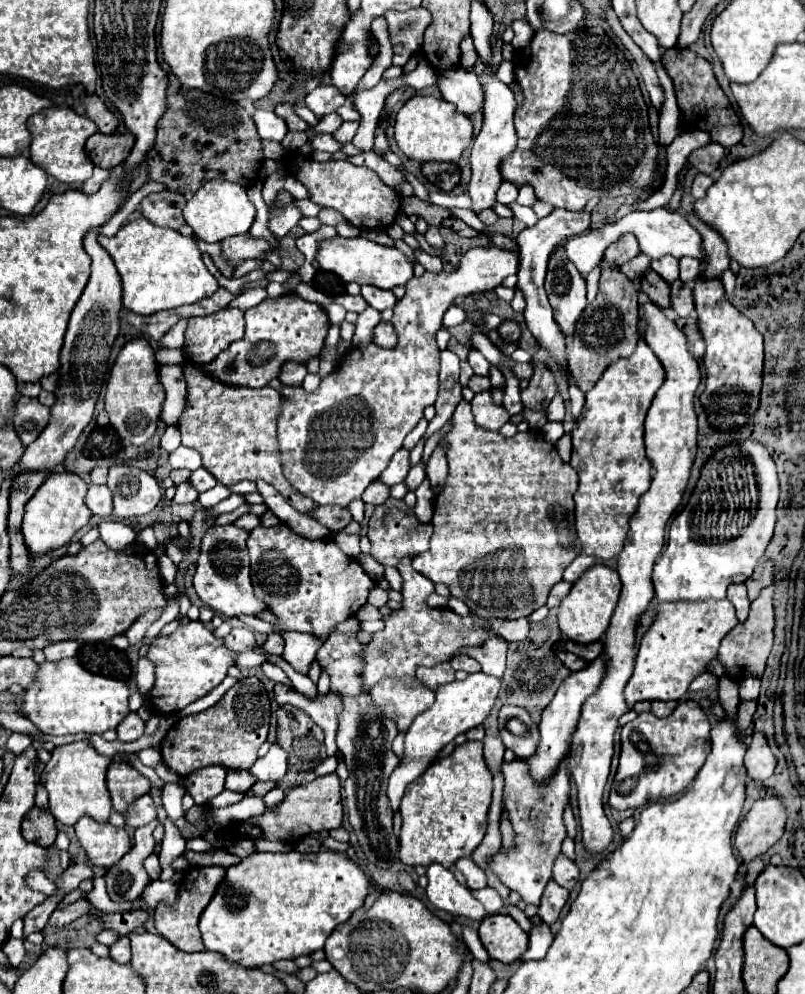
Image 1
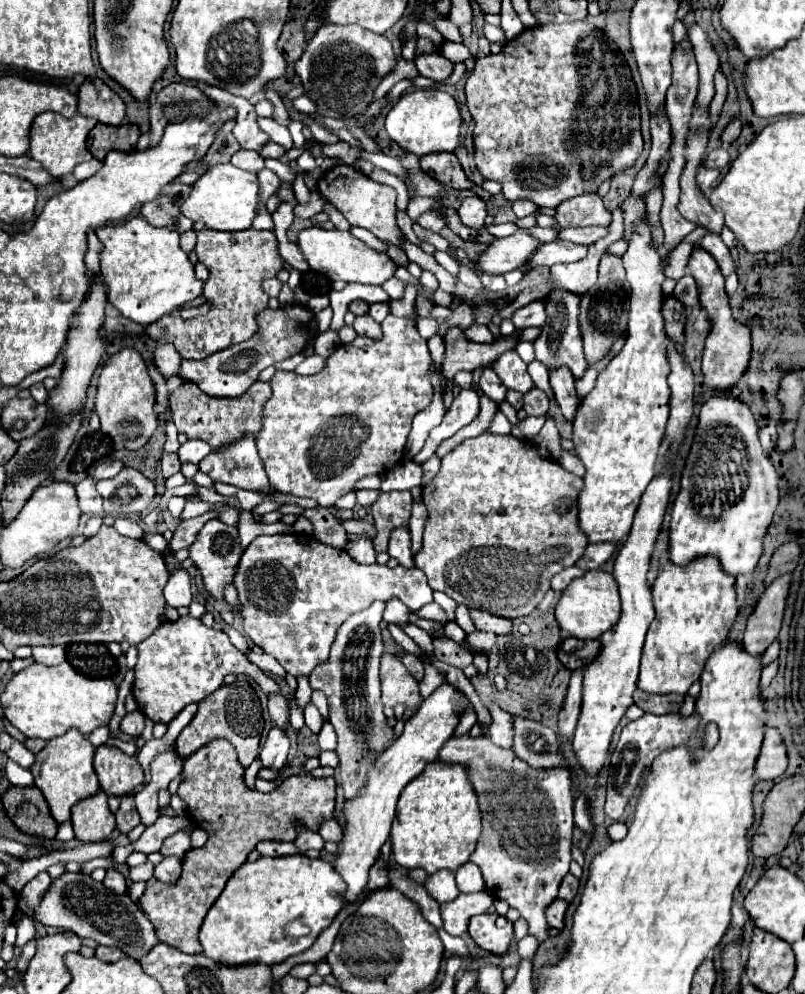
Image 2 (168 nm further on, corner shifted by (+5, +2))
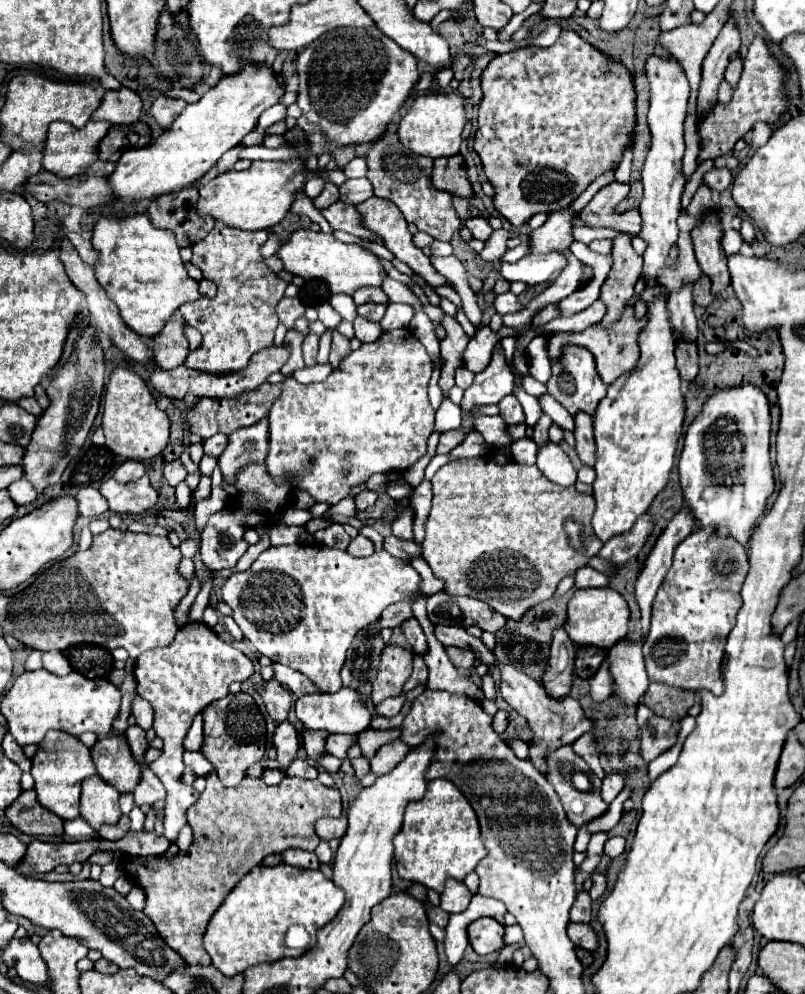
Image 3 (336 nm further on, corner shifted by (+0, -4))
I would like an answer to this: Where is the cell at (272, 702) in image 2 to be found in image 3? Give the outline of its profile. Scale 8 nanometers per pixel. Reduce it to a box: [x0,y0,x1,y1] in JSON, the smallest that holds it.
[255,679,293,723]

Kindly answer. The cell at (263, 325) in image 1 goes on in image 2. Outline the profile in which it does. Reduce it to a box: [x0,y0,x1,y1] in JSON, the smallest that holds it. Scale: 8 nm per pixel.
[180,303,318,397]

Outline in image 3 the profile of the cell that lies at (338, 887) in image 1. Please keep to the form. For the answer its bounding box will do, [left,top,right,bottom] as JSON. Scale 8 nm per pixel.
[203,865,345,977]

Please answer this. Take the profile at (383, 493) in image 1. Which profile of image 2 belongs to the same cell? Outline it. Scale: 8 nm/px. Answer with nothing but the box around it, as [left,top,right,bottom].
[356,489,380,507]

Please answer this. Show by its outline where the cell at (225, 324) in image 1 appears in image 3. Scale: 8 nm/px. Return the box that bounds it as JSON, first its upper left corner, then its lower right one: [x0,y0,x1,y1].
[179,221,287,375]

